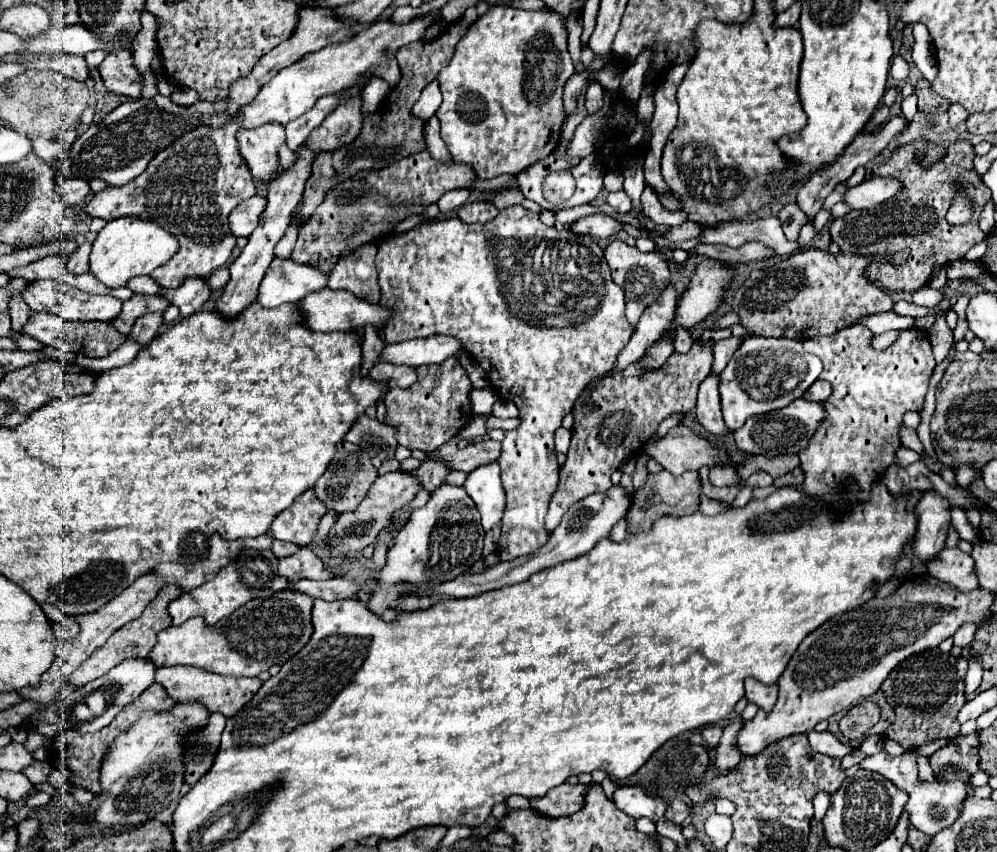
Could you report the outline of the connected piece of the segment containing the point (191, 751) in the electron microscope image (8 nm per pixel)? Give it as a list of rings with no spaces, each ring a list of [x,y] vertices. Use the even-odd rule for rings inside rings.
[[[213,712],[209,716],[207,726],[199,730],[191,730],[183,736],[183,764],[185,764],[185,786],[193,786],[199,782],[201,776],[205,776],[213,762],[215,752],[219,752],[221,734],[225,730],[227,718],[219,712]]]

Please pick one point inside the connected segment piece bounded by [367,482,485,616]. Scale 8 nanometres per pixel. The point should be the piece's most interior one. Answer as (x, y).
(443, 539)

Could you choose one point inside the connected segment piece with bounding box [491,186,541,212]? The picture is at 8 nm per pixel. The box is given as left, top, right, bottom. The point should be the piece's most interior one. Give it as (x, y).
(510, 196)

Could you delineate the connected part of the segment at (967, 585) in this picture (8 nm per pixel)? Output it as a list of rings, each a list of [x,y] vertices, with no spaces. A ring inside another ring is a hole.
[[[943,548],[943,554],[939,554],[931,566],[927,566],[927,572],[937,580],[955,586],[959,592],[971,592],[979,588],[975,562],[959,548]]]

